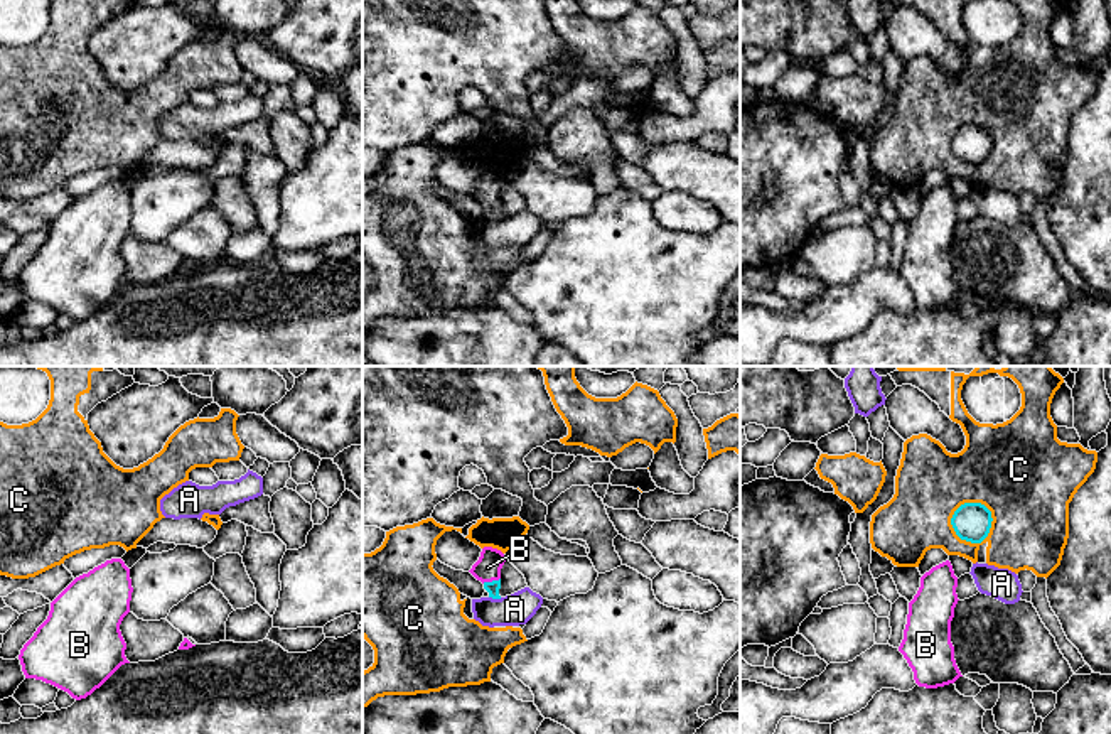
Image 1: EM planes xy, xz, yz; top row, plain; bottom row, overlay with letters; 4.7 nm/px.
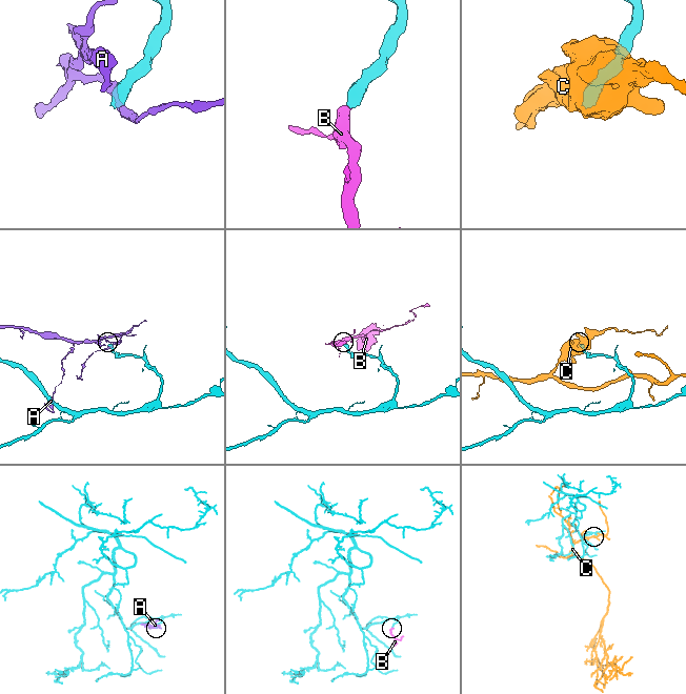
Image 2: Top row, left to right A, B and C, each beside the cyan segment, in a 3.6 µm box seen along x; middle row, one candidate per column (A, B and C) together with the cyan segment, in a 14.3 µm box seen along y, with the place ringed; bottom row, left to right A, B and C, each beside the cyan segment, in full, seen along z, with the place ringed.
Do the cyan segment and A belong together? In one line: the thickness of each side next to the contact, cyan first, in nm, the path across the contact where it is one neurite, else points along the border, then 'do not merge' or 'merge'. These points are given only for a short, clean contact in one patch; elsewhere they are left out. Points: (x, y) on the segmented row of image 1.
70 nm thick on the cyan side, 150 nm on the other; border along xz (489, 596), (501, 598); do not merge

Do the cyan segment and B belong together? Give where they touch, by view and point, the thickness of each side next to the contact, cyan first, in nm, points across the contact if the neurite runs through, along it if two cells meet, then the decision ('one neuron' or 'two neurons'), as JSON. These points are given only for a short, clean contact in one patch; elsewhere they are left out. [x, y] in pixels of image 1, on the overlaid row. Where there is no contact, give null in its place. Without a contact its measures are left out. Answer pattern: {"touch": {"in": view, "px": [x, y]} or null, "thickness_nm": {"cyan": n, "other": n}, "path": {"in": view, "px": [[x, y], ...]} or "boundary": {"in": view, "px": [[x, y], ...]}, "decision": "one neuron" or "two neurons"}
{"touch": {"in": "xz", "px": [493, 581]}, "thickness_nm": {"cyan": 70, "other": 120}, "path": {"in": "xz", "px": [[493, 588], [493, 581], [488, 567]]}, "decision": "one neuron"}

